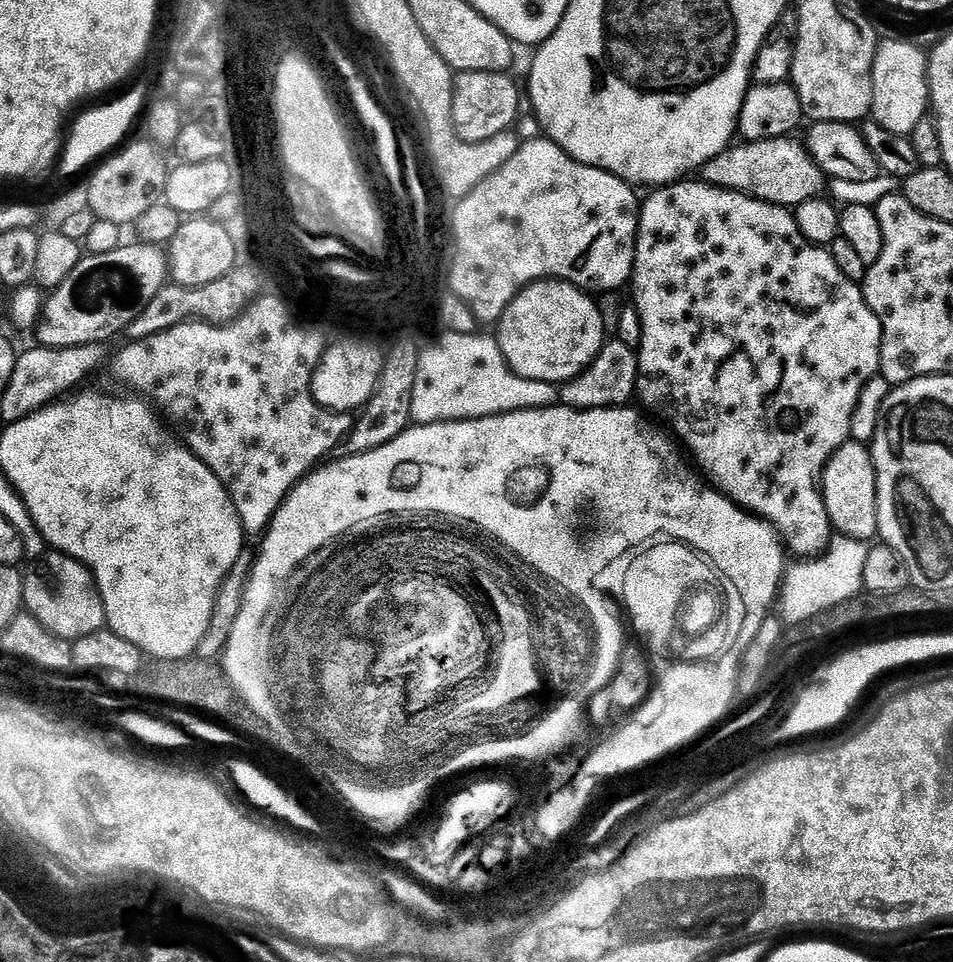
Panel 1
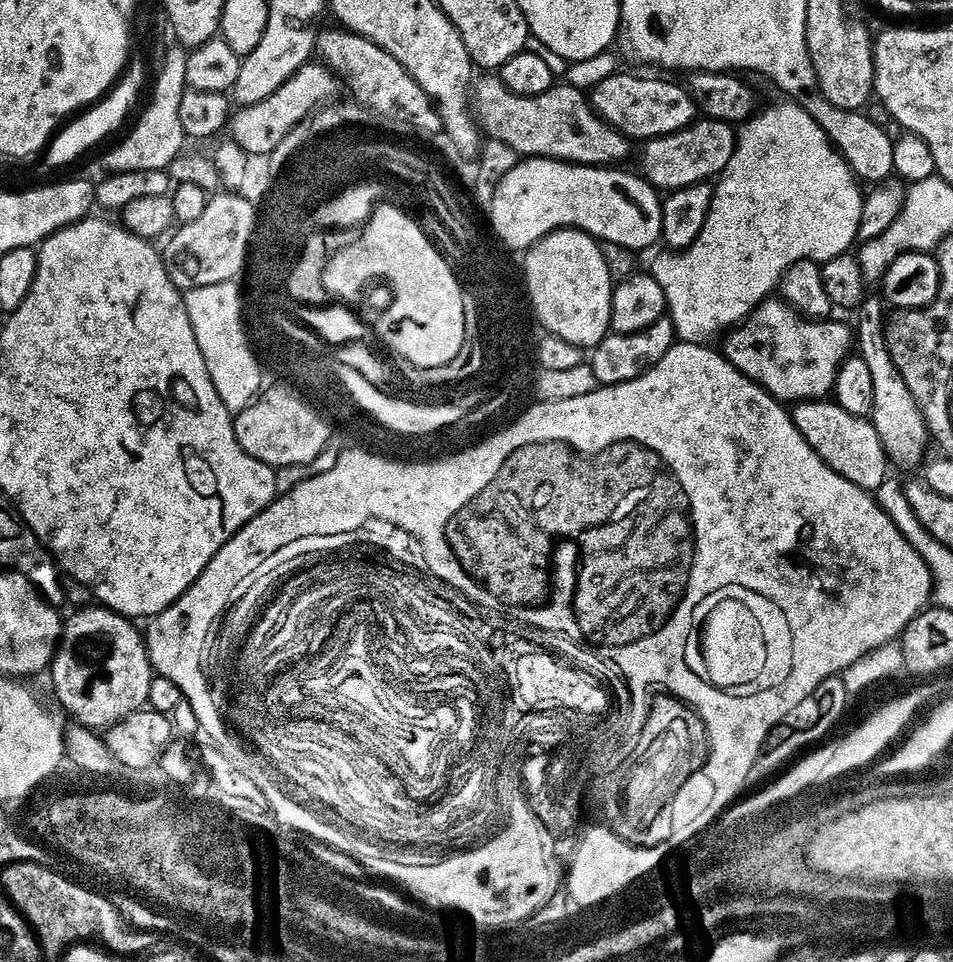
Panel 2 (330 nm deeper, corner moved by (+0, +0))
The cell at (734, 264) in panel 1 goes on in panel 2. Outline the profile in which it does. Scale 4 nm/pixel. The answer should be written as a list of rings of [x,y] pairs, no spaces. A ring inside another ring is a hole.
[[[769,298],[743,324],[727,333],[722,354],[776,400],[820,402],[835,389],[841,368],[854,352],[853,329],[851,332],[846,325],[834,321],[801,316],[783,299]]]

